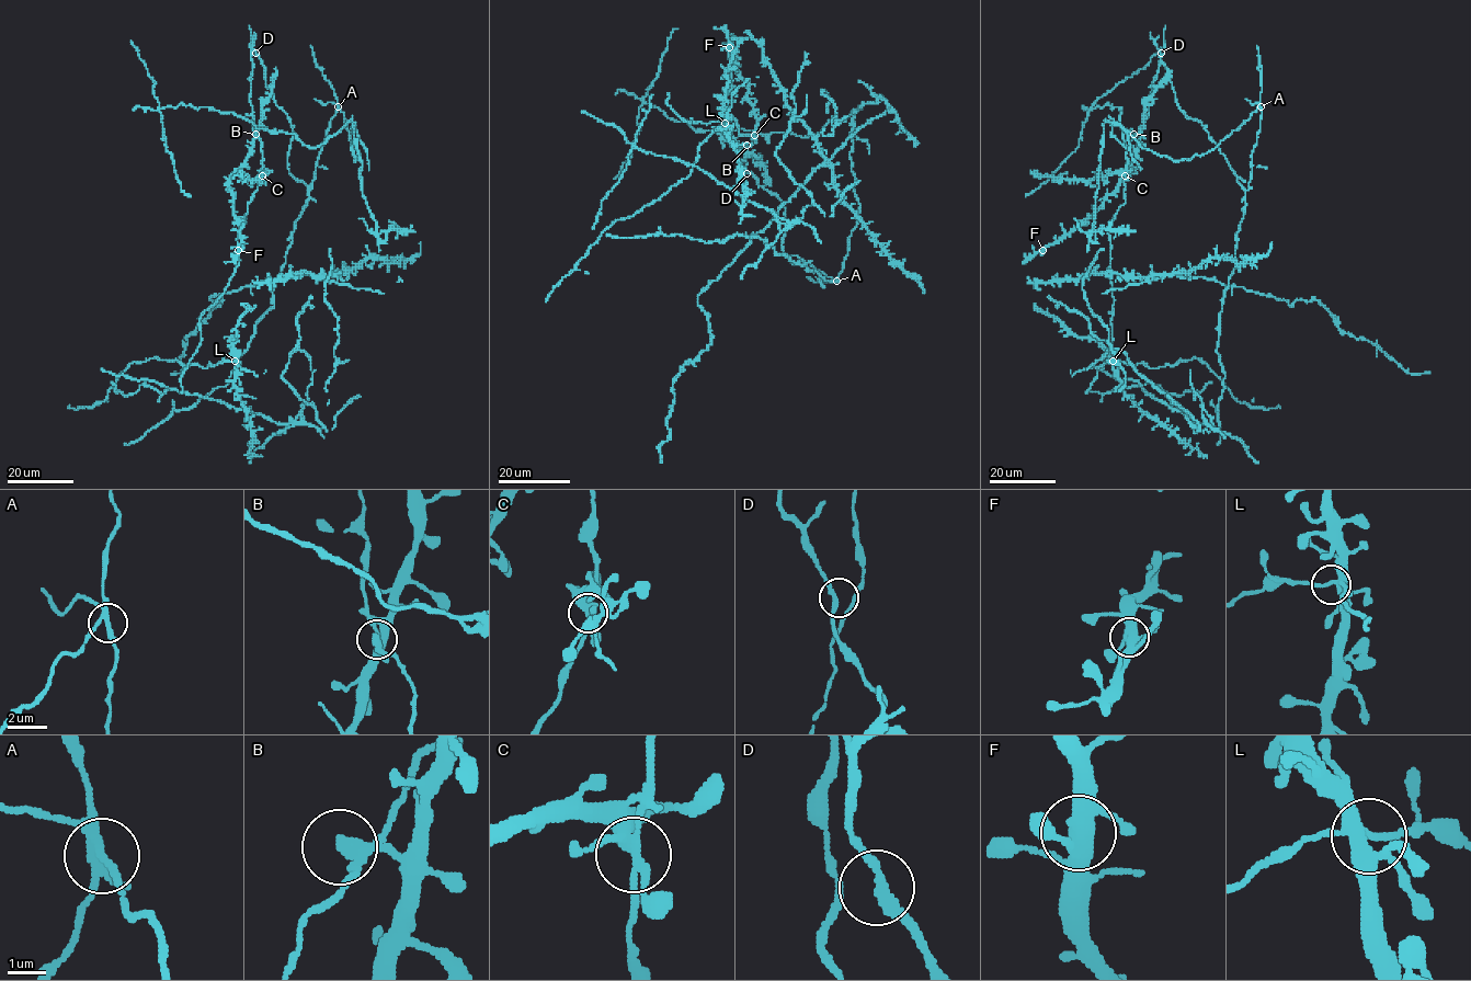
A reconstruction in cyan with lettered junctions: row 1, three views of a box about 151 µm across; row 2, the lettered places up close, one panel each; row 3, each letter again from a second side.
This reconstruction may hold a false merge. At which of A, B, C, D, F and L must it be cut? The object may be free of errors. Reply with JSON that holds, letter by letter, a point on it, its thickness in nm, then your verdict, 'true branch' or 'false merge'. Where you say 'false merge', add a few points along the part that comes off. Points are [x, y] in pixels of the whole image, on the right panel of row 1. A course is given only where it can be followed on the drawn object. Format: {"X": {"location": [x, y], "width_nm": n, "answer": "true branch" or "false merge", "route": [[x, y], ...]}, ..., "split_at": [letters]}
{"A": {"location": [1261, 106], "width_nm": 240, "answer": "false merge"}, "B": {"location": [1133, 134], "width_nm": 240, "answer": "true branch"}, "C": {"location": [1125, 175], "width_nm": 300, "answer": "true branch"}, "D": {"location": [1161, 53], "width_nm": 200, "answer": "true branch"}, "F": {"location": [1042, 250], "width_nm": 400, "answer": "true branch"}, "L": {"location": [1113, 361], "width_nm": 260, "answer": "true branch"}, "split_at": ["A"]}

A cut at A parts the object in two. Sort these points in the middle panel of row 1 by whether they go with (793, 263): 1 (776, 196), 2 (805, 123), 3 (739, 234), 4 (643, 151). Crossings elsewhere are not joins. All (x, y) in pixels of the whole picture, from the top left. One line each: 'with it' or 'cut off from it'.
1: with it
2: with it
3: with it
4: cut off from it

